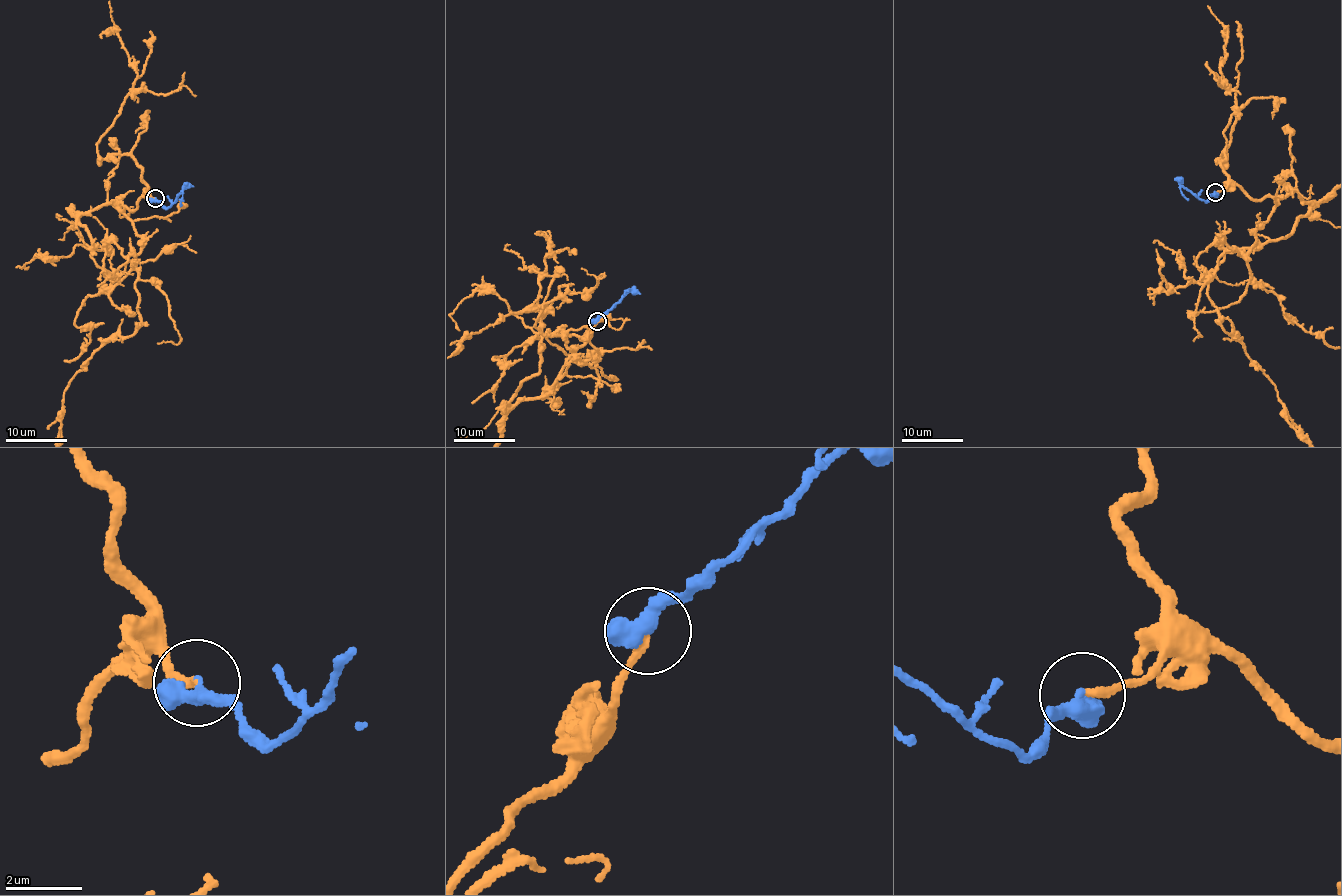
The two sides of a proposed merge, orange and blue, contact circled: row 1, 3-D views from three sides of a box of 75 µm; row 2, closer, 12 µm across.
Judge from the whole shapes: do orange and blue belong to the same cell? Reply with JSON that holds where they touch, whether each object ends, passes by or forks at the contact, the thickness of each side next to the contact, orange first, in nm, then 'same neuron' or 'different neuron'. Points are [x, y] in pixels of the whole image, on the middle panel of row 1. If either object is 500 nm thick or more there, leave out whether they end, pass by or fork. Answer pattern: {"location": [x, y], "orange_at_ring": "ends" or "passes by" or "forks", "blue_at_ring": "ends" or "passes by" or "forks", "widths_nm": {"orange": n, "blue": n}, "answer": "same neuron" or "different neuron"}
{"location": [597, 321], "widths_nm": {"orange": 190, "blue": 550}, "answer": "same neuron"}

